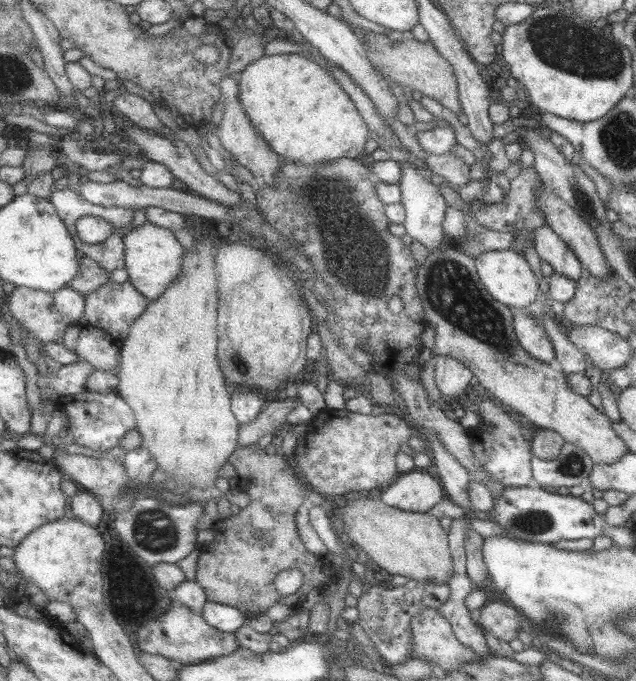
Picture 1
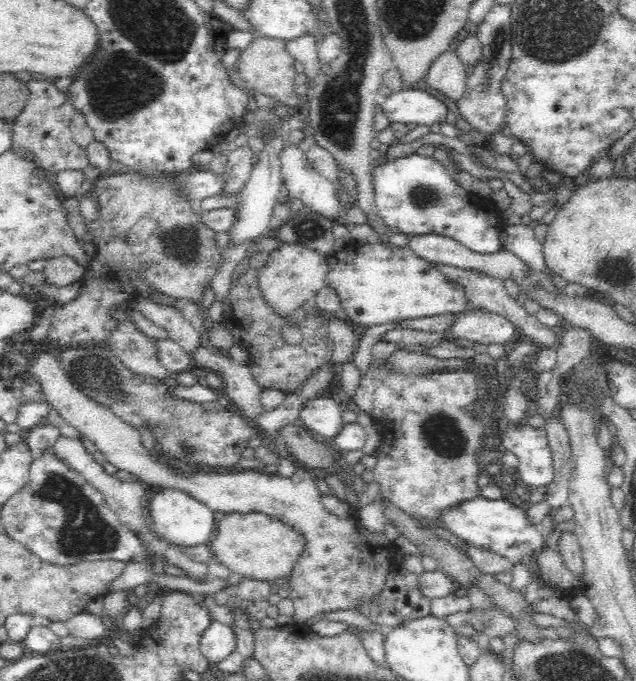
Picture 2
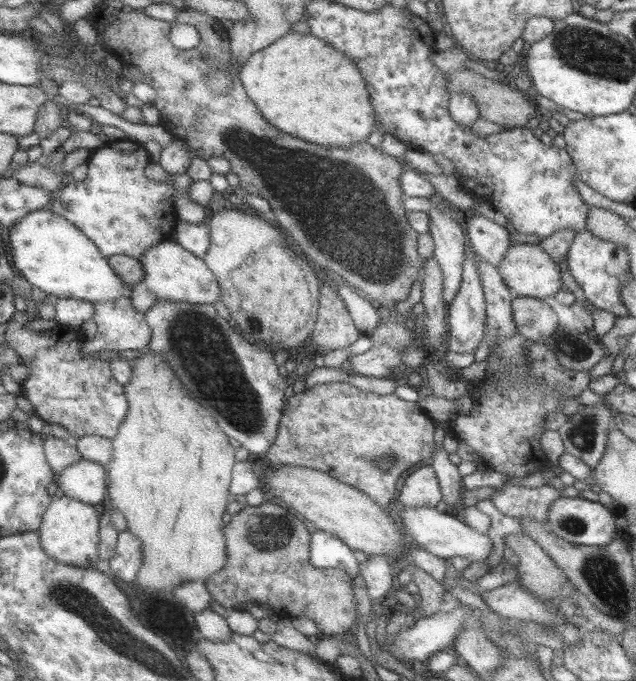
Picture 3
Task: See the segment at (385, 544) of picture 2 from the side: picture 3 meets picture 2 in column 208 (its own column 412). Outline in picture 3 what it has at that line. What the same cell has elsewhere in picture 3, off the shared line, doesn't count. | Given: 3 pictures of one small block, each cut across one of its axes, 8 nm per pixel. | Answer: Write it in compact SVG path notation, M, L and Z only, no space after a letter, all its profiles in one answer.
M434 466L418 469L407 478L399 500L409 508L436 508L445 493Z

